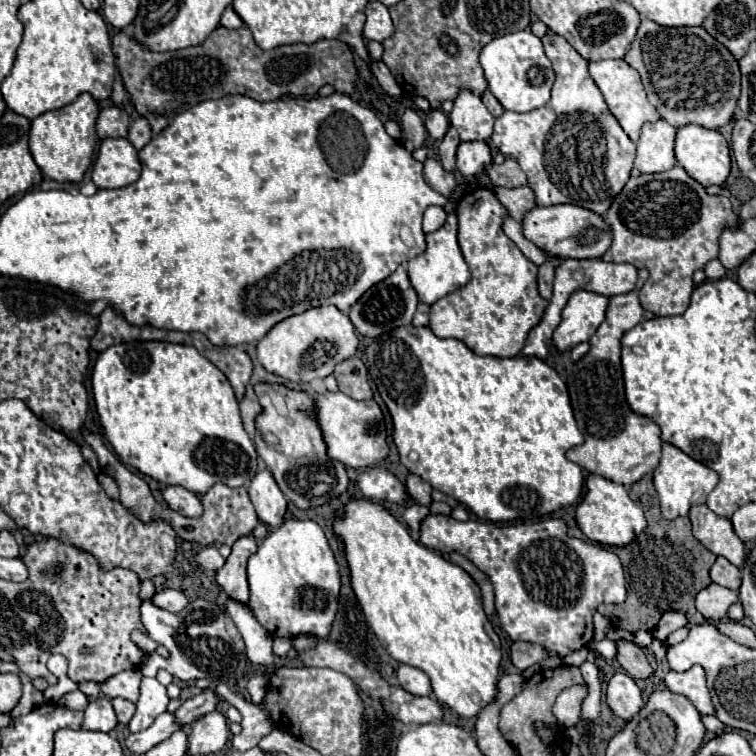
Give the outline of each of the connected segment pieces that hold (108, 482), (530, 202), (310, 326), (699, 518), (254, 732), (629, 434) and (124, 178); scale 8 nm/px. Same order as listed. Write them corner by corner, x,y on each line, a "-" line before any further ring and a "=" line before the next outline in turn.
101,473
101,475
99,475
99,483
101,483
101,487
105,489
105,493
107,493
111,499
119,499
119,489
117,489
117,483
115,483
109,475
=
495,187
495,197
501,201
501,205
509,211
509,215
515,221
521,221
523,215
535,207
535,195
531,191
531,187
517,187
517,189
503,189
503,187
=
323,305
277,323
257,343
257,359
265,367
265,371
273,375
289,381
309,383
313,379
325,379
327,375
331,375
337,363
357,353
357,347
359,339
349,317
335,305
=
695,505
689,511
693,535
715,555
723,555
733,565
745,561
745,543
737,537
731,519
713,513
707,505
=
217,683
217,691
219,691
233,707
237,707
239,713
243,715
243,721
241,721
243,731
231,739
231,749
233,749
233,751
243,753
243,751
247,751
247,749
253,749
253,747
259,743
261,737
265,737
267,733
271,733
271,731
275,729
273,721
269,721
267,713
265,713
259,705
255,705
255,703
251,703
251,701
245,701
243,697
239,697
239,695
235,695
235,693
229,693
229,689
227,689
225,683
=
639,269
635,289
609,299
605,321
597,329
597,333
589,339
589,345
591,345
589,353
577,363
573,363
565,379
577,425
585,437
583,445
577,445
567,451
569,461
577,463
581,469
593,475
601,475
625,487
637,483
643,475
653,473
653,469
659,465
659,459
661,459
659,427
651,419
637,415
629,409
625,401
623,371
621,371
623,333
635,327
637,323
655,317
653,313
645,311
639,303
639,291
648,278
648,271
=
103,139
93,165
93,183
99,189
131,185
141,175
137,149
127,139

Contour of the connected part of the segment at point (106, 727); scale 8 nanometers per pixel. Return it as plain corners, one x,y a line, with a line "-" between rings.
97,697
91,699
89,705
85,707
85,719
83,719
83,729
91,729
91,731
113,731
117,725
117,717
115,711
111,707
111,701
107,697

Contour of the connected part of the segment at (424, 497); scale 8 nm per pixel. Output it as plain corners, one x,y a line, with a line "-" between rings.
409,475
407,481
405,481
405,487
407,487
407,493
411,497
413,503
423,503
423,505
429,505
431,503
431,485
425,483
421,477
417,475

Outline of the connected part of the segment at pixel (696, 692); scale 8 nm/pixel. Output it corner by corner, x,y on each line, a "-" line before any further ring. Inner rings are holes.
695,665
685,673
669,671
665,685
669,691
691,699
701,715
713,715
713,701
705,683
705,669
701,669
701,665

